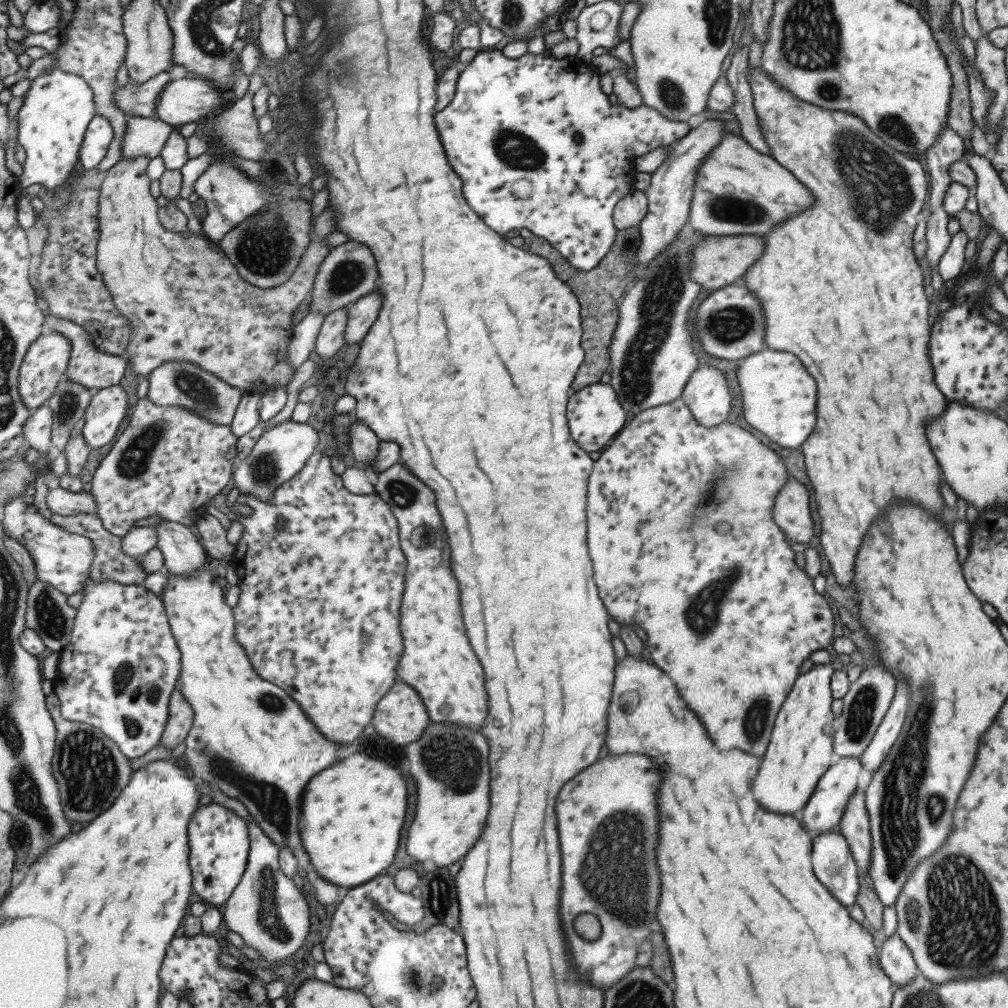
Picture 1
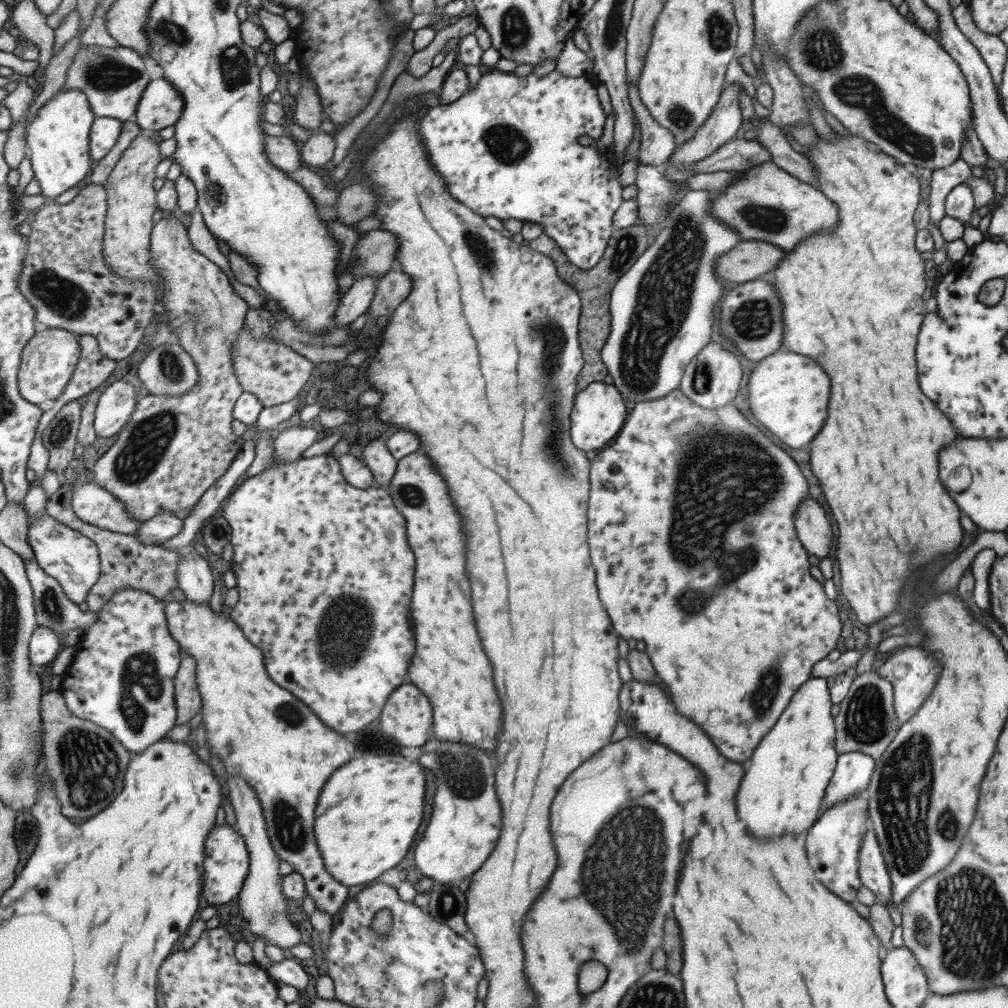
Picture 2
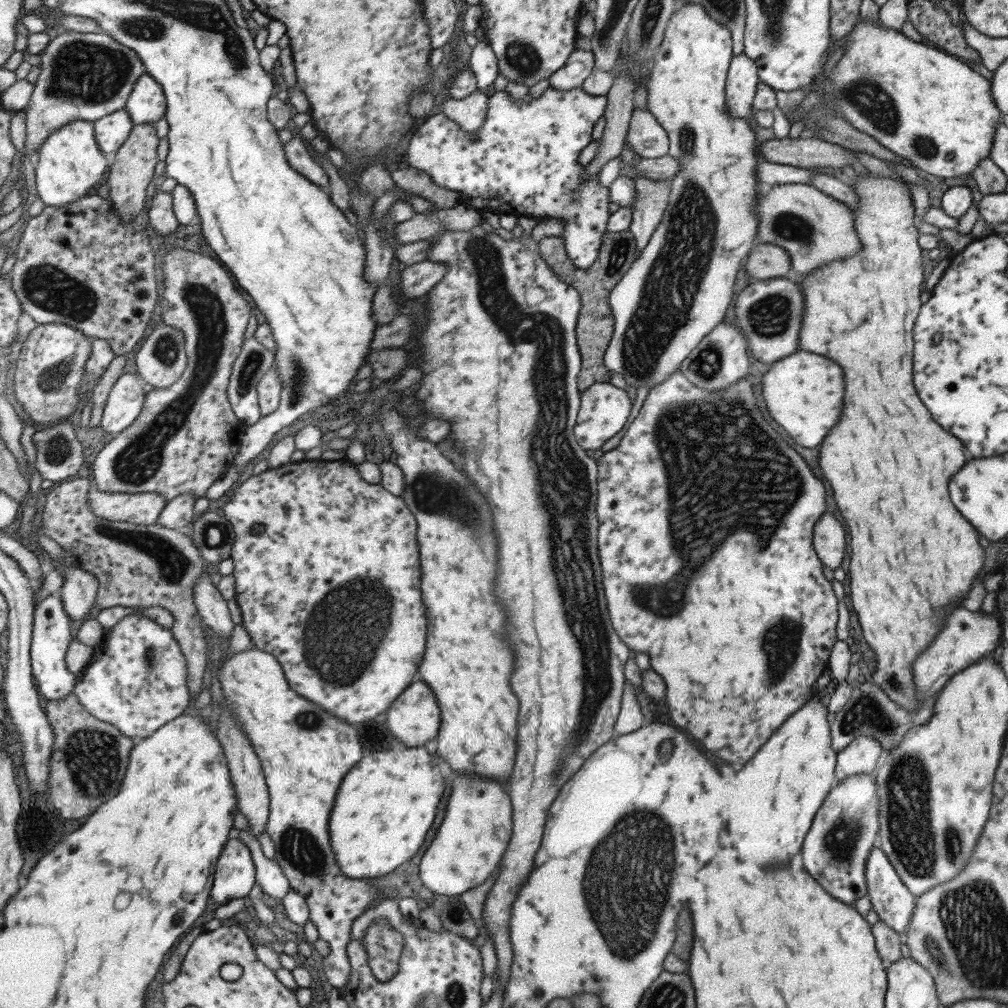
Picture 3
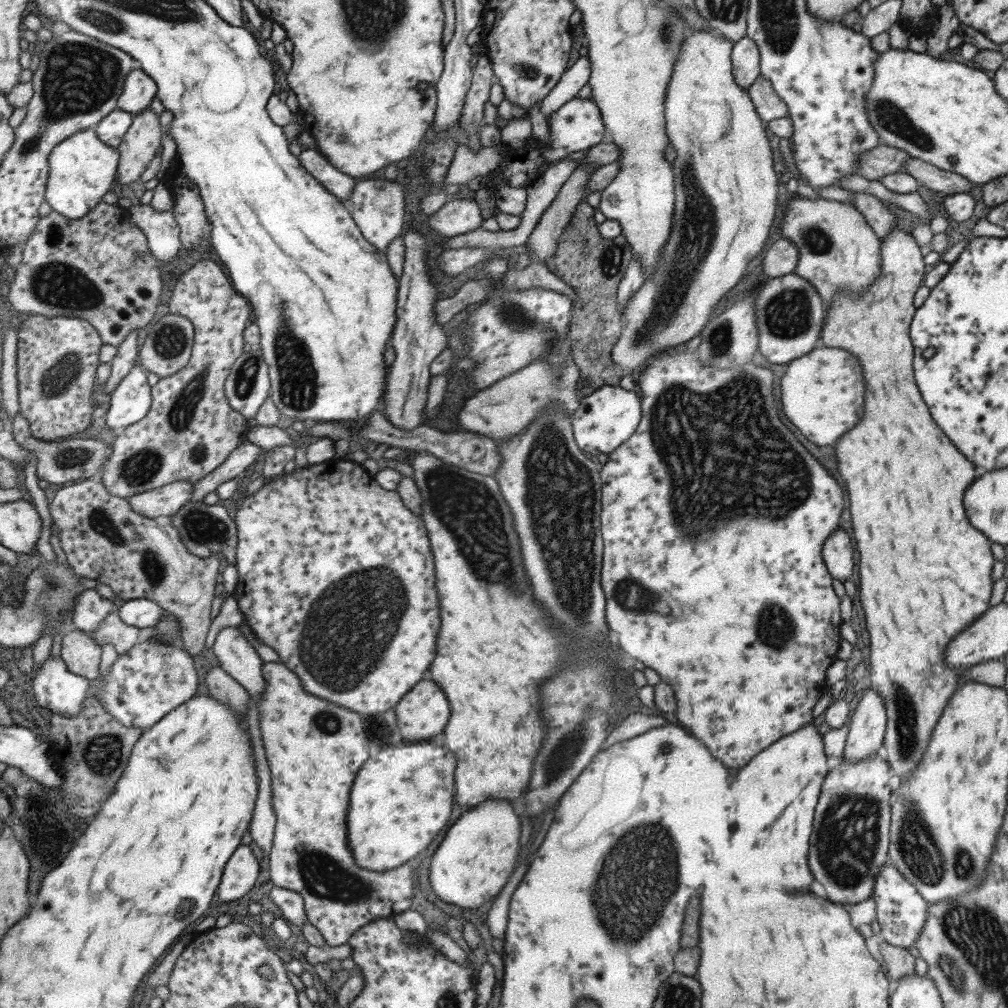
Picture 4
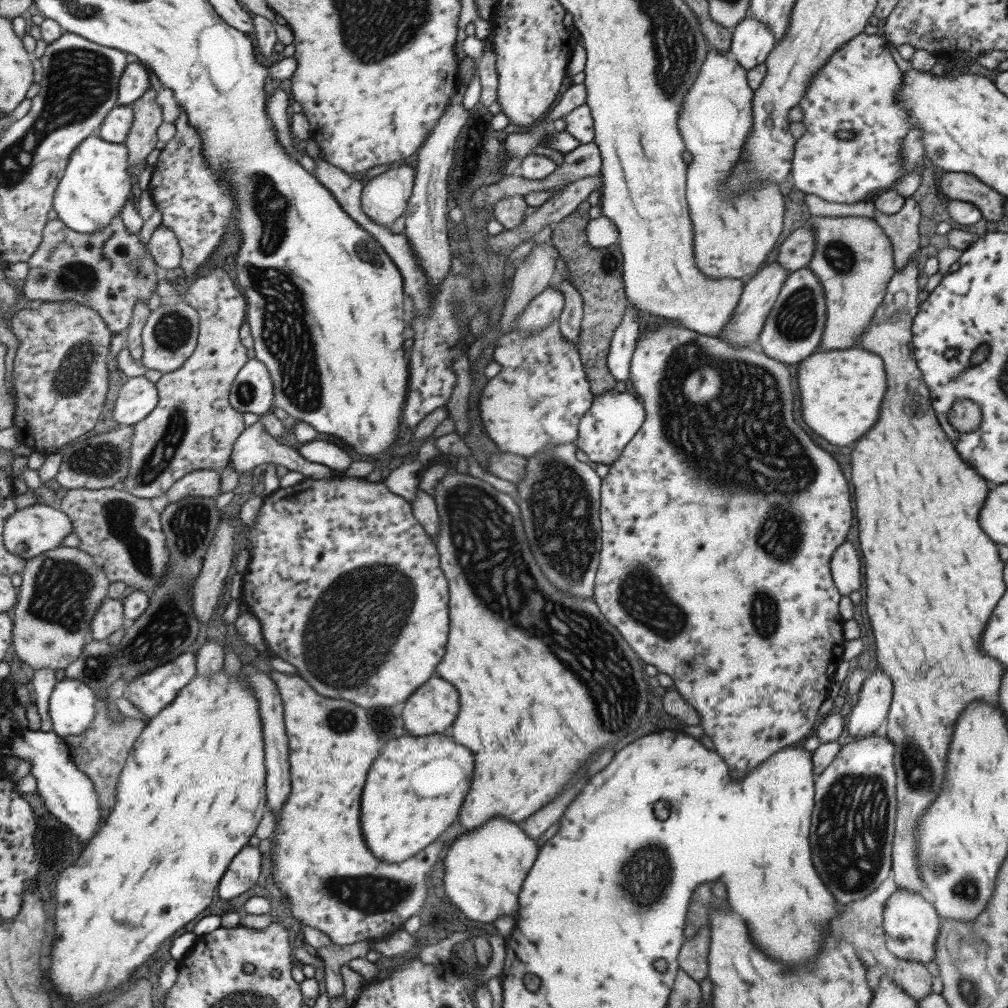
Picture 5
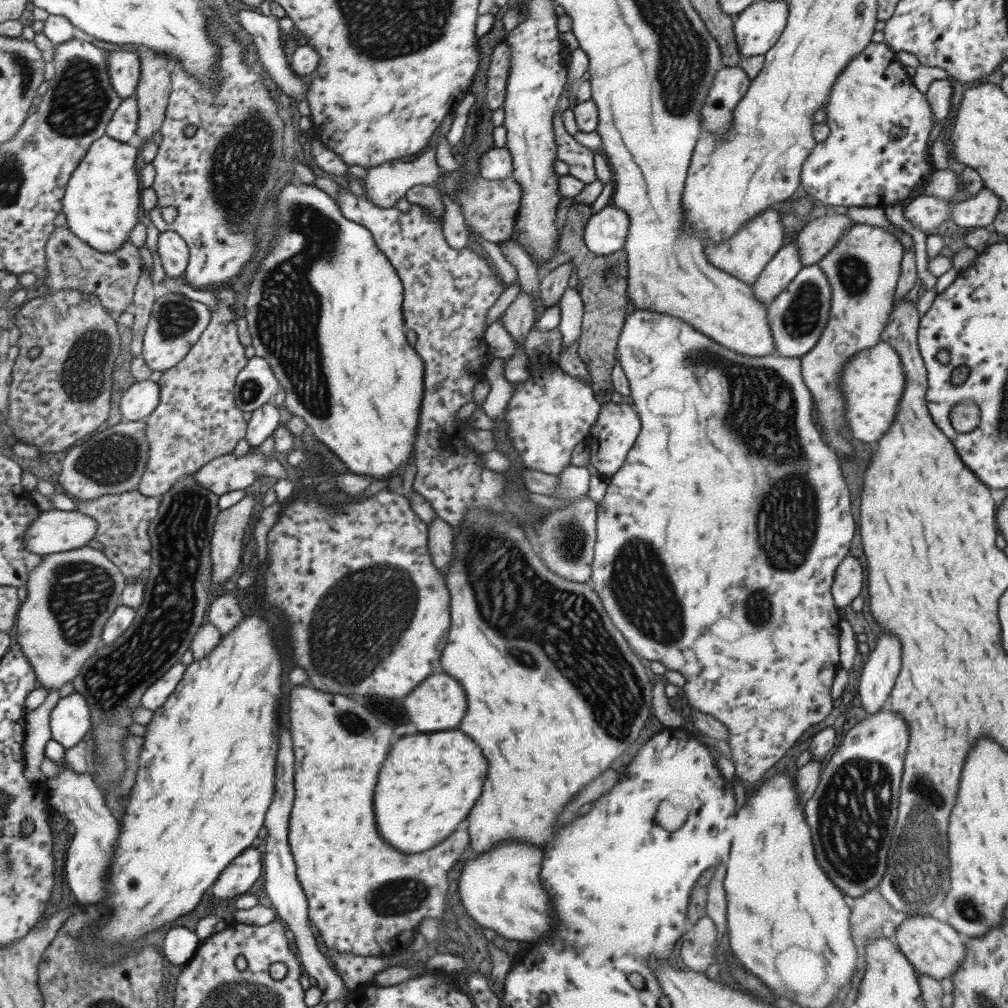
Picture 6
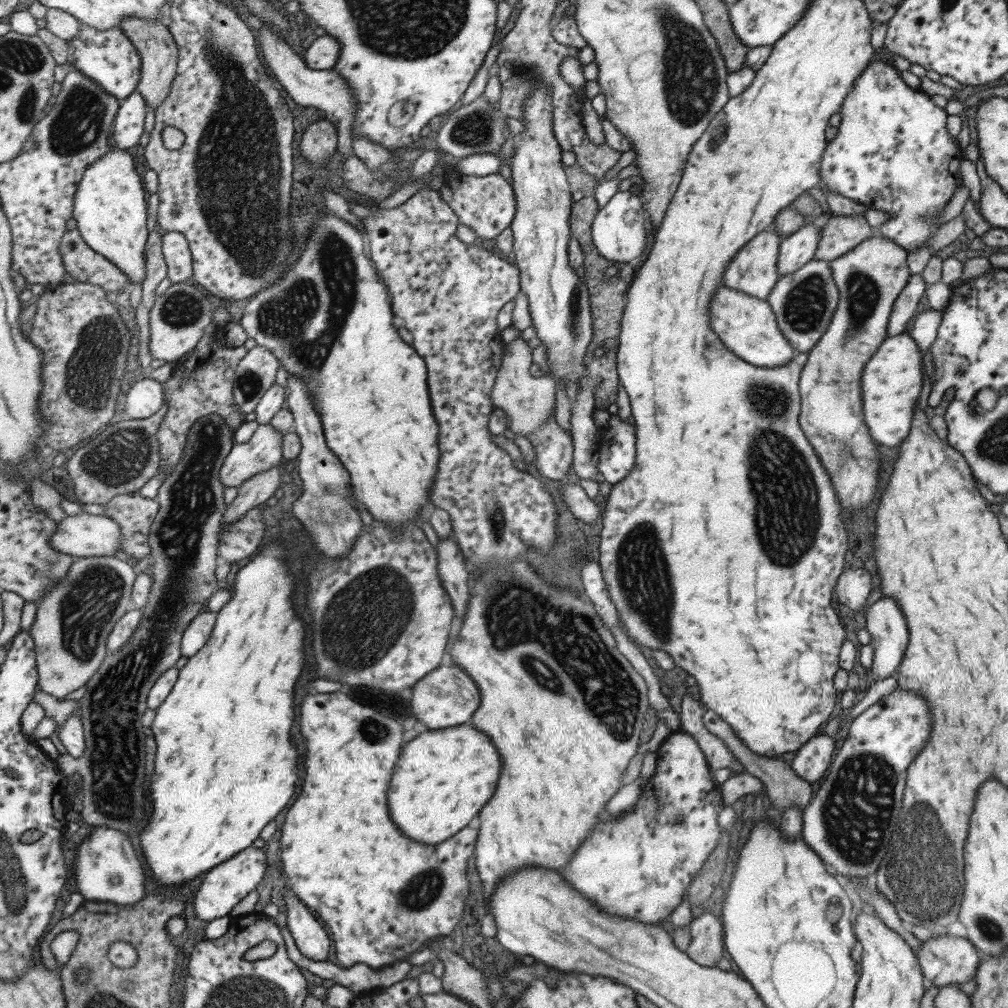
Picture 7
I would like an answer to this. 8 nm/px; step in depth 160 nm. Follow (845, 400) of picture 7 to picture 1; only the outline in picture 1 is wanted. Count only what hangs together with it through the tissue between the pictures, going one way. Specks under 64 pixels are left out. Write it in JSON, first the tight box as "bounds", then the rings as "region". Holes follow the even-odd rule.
{"bounds":[689,131,814,235],"region":[[[728,131],[696,168],[689,224],[701,235],[769,234],[779,222],[808,209],[814,198],[787,169],[751,148],[739,131]]]}

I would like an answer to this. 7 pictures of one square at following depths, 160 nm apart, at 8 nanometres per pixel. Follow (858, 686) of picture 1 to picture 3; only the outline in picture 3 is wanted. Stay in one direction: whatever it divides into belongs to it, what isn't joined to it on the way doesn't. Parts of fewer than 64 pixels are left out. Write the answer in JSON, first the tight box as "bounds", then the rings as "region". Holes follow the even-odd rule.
{"bounds":[830,681,933,753],"region":[[[857,681],[853,684],[852,694],[845,702],[845,706],[835,713],[835,718],[830,726],[831,748],[838,753],[843,750],[851,740],[857,736],[872,736],[883,750],[888,752],[892,746],[896,746],[910,727],[918,727],[927,723],[932,714],[933,702],[926,700],[917,714],[909,714],[901,706],[893,704],[889,698],[886,698],[885,692],[880,686],[873,684],[872,681]]]}

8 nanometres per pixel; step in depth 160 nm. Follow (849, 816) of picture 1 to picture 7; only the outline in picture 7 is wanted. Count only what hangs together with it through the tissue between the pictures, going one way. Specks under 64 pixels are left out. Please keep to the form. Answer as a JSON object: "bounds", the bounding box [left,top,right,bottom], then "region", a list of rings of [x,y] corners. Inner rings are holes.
{"bounds":[915,934,982,987],"region":[[[940,934],[930,937],[918,946],[918,951],[915,955],[922,976],[934,987],[974,980],[974,972],[977,970],[980,958],[982,957],[967,938],[950,934]]]}

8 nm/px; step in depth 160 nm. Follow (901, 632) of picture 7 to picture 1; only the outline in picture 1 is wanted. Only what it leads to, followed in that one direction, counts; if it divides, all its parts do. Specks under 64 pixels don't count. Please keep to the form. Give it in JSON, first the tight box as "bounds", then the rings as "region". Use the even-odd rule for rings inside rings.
{"bounds":[801,758,862,835],"region":[[[836,758],[835,762],[829,766],[829,769],[819,777],[812,795],[804,804],[804,808],[801,809],[801,824],[803,824],[803,827],[815,832],[816,835],[827,833],[831,829],[837,829],[842,810],[856,789],[857,776],[859,776],[862,768],[859,758]]]}

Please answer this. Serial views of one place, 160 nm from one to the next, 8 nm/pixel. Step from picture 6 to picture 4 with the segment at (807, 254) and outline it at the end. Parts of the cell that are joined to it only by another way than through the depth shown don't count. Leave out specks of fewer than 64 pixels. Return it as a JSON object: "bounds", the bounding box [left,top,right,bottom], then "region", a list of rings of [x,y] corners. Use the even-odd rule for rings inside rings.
{"bounds":[760,237,797,277],"region":[[[781,237],[765,250],[760,267],[767,277],[781,277],[794,272],[797,258],[797,247]]]}

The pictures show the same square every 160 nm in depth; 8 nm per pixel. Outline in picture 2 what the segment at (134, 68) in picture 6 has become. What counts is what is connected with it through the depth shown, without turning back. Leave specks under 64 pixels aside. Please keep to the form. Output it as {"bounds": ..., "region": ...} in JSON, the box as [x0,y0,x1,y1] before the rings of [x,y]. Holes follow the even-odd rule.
{"bounds":[135,77,186,132],"region":[[[164,77],[152,80],[137,109],[135,121],[147,132],[175,126],[183,116],[186,100],[180,90]]]}

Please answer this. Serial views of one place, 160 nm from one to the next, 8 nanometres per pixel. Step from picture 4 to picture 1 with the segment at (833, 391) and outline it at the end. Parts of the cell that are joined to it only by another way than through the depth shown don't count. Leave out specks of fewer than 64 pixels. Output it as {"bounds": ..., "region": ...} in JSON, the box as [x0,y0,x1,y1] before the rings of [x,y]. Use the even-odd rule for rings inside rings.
{"bounds":[735,349,815,448],"region":[[[763,349],[739,359],[735,380],[741,391],[743,418],[783,448],[798,448],[815,426],[815,382],[793,354]]]}

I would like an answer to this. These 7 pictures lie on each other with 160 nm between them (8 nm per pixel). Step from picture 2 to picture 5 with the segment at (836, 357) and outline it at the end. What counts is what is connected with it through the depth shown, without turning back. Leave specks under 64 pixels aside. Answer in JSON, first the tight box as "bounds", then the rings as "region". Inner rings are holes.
{"bounds":[851,259,1005,897],"region":[[[913,259],[906,262],[906,265],[900,269],[894,269],[894,273],[885,293],[883,295],[880,305],[877,306],[873,319],[864,328],[864,333],[860,334],[856,342],[859,349],[869,351],[879,358],[883,359],[883,370],[885,371],[885,378],[887,380],[887,390],[885,390],[885,398],[881,402],[881,414],[873,426],[873,430],[869,430],[869,434],[861,436],[853,448],[851,448],[851,484],[853,486],[853,500],[855,500],[855,516],[857,516],[857,534],[859,534],[859,548],[861,548],[861,556],[863,556],[863,578],[865,578],[865,604],[867,618],[869,618],[869,626],[871,626],[871,634],[875,640],[875,660],[876,666],[891,679],[892,684],[892,698],[888,707],[887,714],[887,734],[885,736],[892,742],[893,745],[893,767],[895,770],[895,794],[897,796],[897,814],[895,814],[895,836],[893,837],[892,848],[892,866],[891,870],[894,872],[894,883],[897,889],[907,889],[914,893],[919,893],[924,897],[925,888],[922,885],[921,879],[918,877],[918,860],[916,860],[916,835],[918,818],[924,813],[924,810],[932,804],[933,799],[941,792],[940,784],[944,775],[945,766],[947,766],[947,749],[953,734],[953,728],[957,724],[957,718],[961,716],[963,708],[969,706],[971,702],[985,702],[989,706],[1001,709],[999,703],[998,688],[1002,674],[1004,673],[1004,666],[989,655],[984,654],[980,650],[980,636],[983,633],[989,615],[992,613],[993,607],[996,602],[1002,597],[1005,592],[1005,584],[1002,579],[1002,568],[1004,563],[997,555],[997,548],[995,543],[979,528],[978,514],[980,513],[981,505],[989,494],[989,483],[980,475],[977,474],[954,449],[952,442],[947,438],[947,435],[942,431],[930,405],[930,396],[928,395],[928,388],[922,379],[922,374],[917,368],[915,359],[913,359],[913,352],[911,347],[911,331],[910,326],[912,318],[917,312],[920,303],[917,299],[917,266]]]}

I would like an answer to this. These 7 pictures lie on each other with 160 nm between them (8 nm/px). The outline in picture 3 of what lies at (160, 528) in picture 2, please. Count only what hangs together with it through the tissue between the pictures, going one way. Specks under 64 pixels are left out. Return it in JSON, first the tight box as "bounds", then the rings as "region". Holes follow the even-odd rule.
{"bounds":[157,493,198,530],"region":[[[188,493],[169,501],[157,523],[167,528],[186,530],[198,516],[195,513],[197,498],[193,493]]]}

